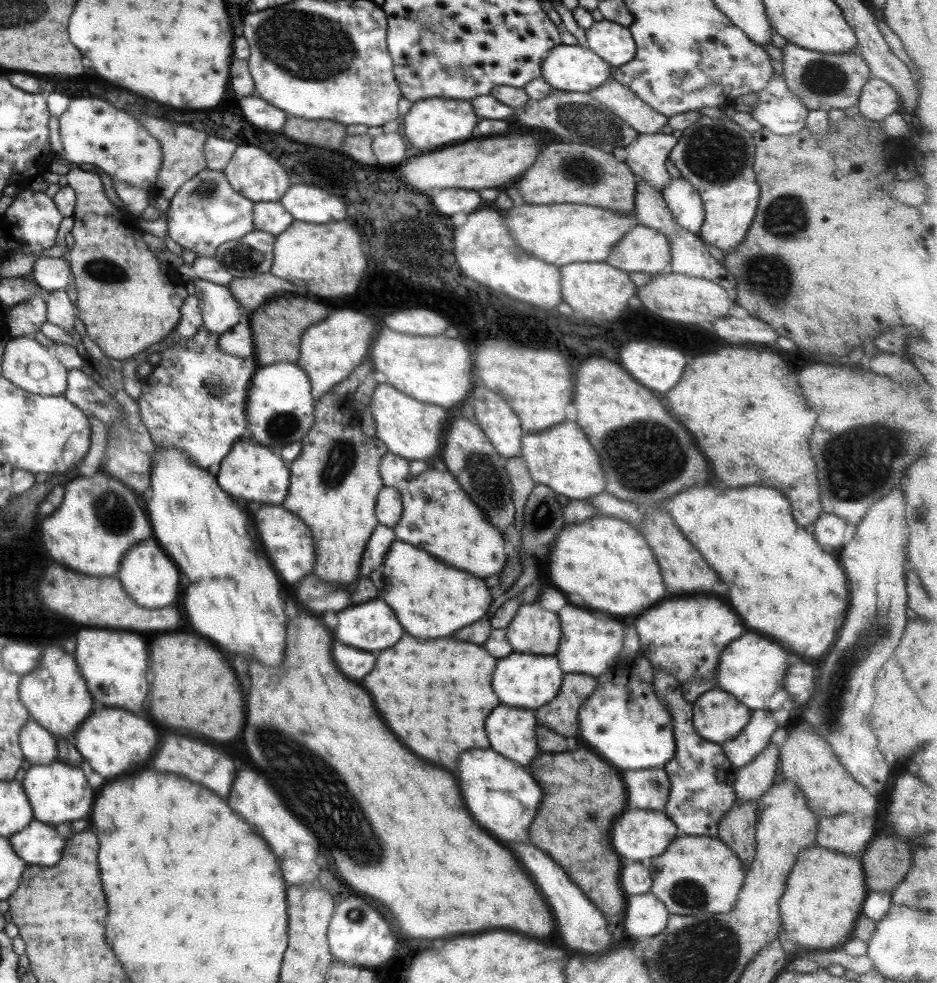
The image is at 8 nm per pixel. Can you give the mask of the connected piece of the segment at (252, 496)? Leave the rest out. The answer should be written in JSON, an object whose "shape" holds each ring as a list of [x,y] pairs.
{"shape":[[[241,438],[234,442],[226,456],[220,460],[214,472],[219,488],[234,500],[247,506],[253,504],[279,506],[282,504],[289,486],[290,468],[287,463],[267,447],[252,442],[250,438]]]}

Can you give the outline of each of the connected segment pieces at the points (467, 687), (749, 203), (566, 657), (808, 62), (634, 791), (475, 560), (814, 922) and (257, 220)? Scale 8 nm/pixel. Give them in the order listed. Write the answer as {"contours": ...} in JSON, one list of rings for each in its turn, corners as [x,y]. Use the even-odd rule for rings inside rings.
{"contours":[[[[401,636],[395,646],[381,650],[375,658],[373,670],[363,678],[363,688],[373,698],[375,708],[379,710],[387,728],[417,756],[439,762],[441,766],[455,770],[457,758],[463,750],[469,748],[489,748],[485,738],[485,718],[499,704],[495,694],[489,688],[491,674],[495,670],[495,658],[489,656],[481,646],[467,642],[457,642],[449,638],[417,642],[411,636]]],[[[699,115],[697,120],[686,126],[667,155],[668,161],[677,168],[683,177],[700,196],[704,217],[698,230],[698,238],[702,242],[713,244],[725,254],[734,249],[743,240],[751,219],[754,217],[759,200],[759,187],[753,173],[754,150],[753,137],[737,123],[727,119],[709,118]]],[[[565,606],[557,611],[559,622],[561,622],[561,636],[557,645],[557,660],[564,673],[577,672],[577,674],[589,675],[594,678],[603,674],[611,665],[618,660],[618,655],[623,644],[625,628],[611,620],[597,620],[589,612]]],[[[787,42],[783,46],[782,77],[787,90],[797,96],[807,110],[830,108],[843,109],[857,105],[862,87],[871,77],[870,72],[857,52],[851,54],[821,54],[803,50]]],[[[664,769],[627,770],[623,772],[627,808],[662,811],[669,794],[669,781]]],[[[434,468],[408,478],[407,488],[399,491],[402,514],[393,527],[397,541],[411,546],[425,546],[425,552],[441,558],[445,566],[475,574],[477,578],[495,576],[505,564],[503,538],[485,520],[479,508],[467,498],[459,483],[449,471],[439,472]]],[[[817,845],[803,847],[796,854],[778,902],[782,926],[791,933],[796,946],[816,951],[840,948],[851,938],[853,922],[867,892],[860,856],[836,853]]],[[[256,202],[252,206],[253,229],[276,237],[293,222],[291,215],[277,202]]]]}

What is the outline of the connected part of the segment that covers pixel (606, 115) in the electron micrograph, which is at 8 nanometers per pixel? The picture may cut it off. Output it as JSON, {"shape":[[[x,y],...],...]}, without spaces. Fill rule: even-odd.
{"shape":[[[552,89],[548,96],[538,101],[529,100],[514,109],[515,118],[537,128],[545,128],[561,138],[561,143],[577,143],[611,153],[613,148],[625,148],[638,135],[628,124],[615,116],[606,106],[589,97],[587,93],[562,92]]]}

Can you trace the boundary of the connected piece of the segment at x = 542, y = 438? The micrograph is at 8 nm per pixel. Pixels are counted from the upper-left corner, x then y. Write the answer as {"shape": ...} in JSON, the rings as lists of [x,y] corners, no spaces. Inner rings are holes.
{"shape":[[[563,422],[537,431],[523,432],[520,457],[525,461],[533,482],[573,501],[591,499],[605,488],[599,456],[593,452],[585,434],[575,422]]]}

